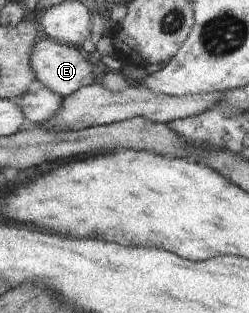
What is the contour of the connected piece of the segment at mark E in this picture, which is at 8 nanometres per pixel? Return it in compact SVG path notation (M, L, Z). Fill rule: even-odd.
M42 36L34 47L30 67L34 68L37 80L52 89L54 93L67 98L83 87L92 85L96 81L94 77L95 56L84 54L81 48L70 44L58 42L47 36Z

